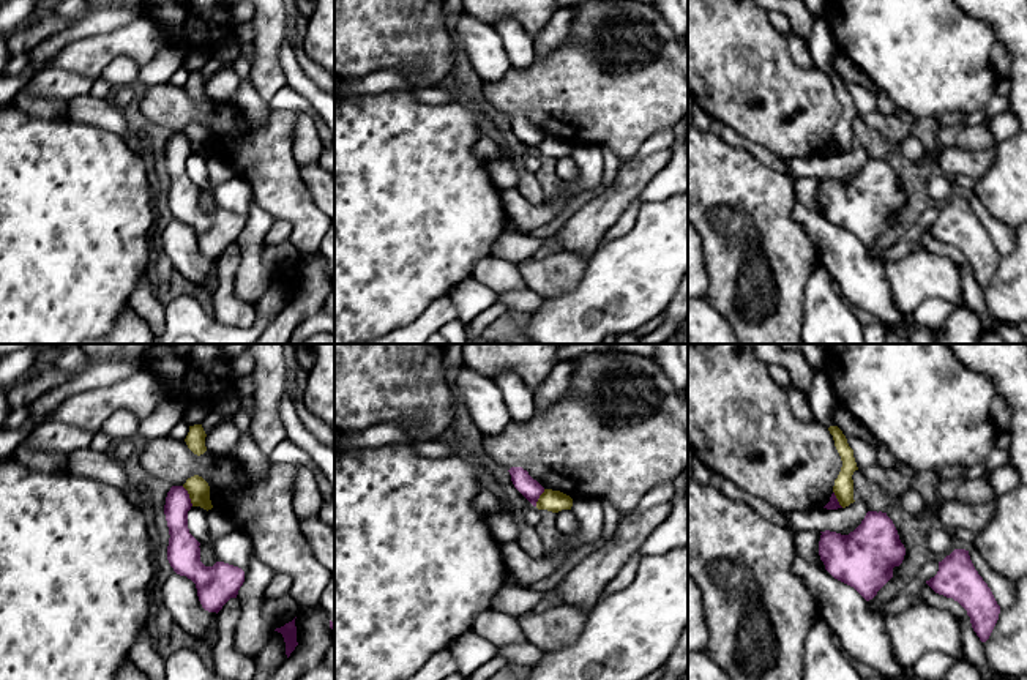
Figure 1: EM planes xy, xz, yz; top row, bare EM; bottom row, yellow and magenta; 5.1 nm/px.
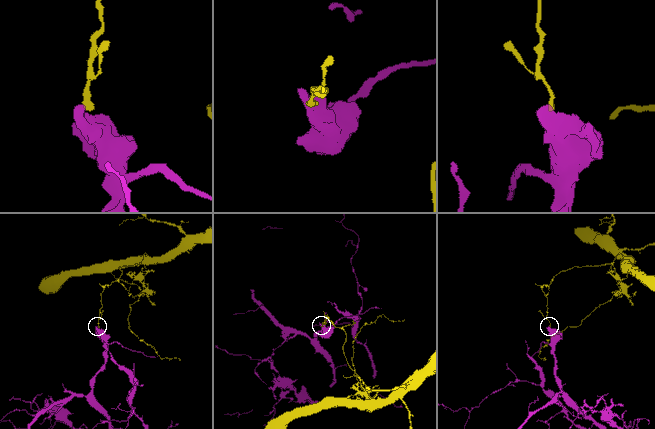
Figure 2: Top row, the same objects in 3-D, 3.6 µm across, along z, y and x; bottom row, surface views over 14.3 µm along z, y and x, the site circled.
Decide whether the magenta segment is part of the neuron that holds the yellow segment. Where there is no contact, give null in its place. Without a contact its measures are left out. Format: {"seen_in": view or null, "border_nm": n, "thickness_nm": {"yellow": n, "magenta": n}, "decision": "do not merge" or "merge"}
{"seen_in": "xy", "border_nm": 120, "thickness_nm": {"yellow": 110, "magenta": 140}, "decision": "do not merge"}

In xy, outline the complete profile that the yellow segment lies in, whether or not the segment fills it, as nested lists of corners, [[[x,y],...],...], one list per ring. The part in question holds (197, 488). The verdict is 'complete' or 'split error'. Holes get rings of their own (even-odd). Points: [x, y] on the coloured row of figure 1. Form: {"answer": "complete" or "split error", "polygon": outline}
{"answer": "complete", "polygon": [[[194,475],[188,478],[183,488],[188,491],[192,506],[200,506],[207,511],[213,508],[210,486],[202,476]]]}

